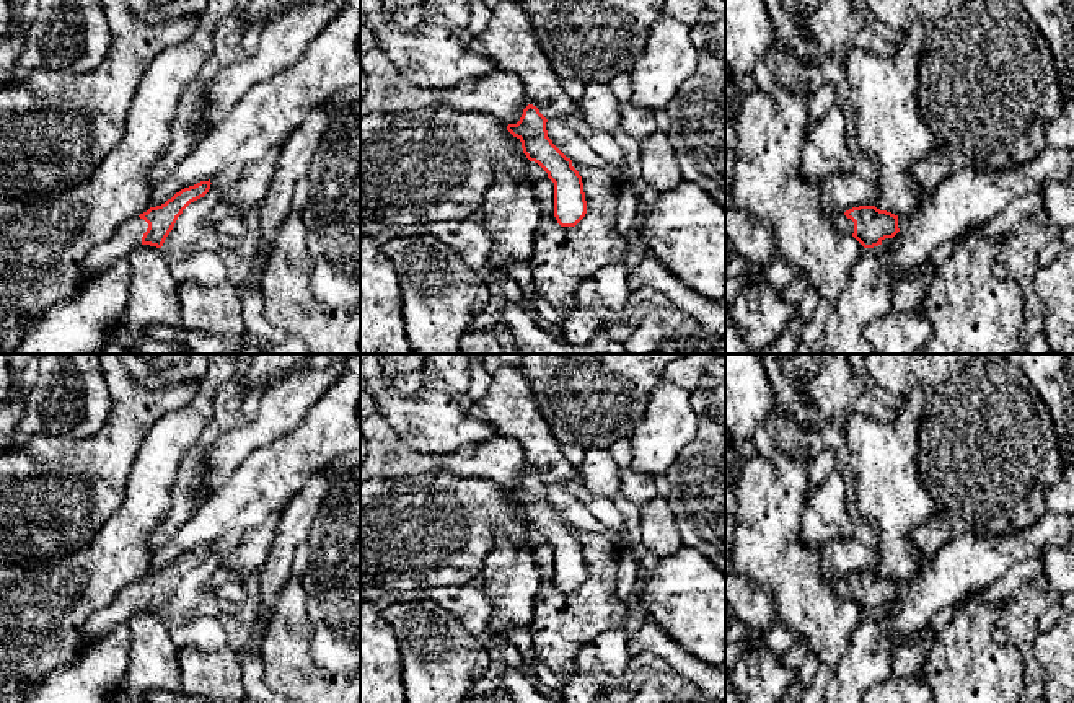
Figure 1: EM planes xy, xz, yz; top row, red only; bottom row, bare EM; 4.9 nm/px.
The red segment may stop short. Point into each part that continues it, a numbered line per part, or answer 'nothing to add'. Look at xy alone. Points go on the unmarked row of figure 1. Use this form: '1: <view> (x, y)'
1: xy (126, 602)

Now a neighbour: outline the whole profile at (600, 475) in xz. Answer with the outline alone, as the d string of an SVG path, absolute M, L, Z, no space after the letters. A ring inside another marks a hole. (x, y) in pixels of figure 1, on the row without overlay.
M585 449L579 473L582 484L595 496L613 499L621 493L619 466L608 449Z

